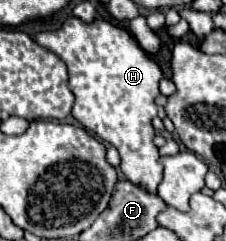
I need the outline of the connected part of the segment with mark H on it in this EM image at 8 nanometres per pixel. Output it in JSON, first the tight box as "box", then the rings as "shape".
{"box":[35,17,163,195],"shape":[[[69,17],[61,29],[43,31],[35,41],[67,63],[69,89],[75,95],[73,117],[101,141],[115,145],[125,177],[155,195],[163,177],[159,151],[153,145],[155,129],[151,125],[151,119],[157,115],[155,97],[159,95],[159,79],[163,77],[159,65],[127,31],[103,19],[83,23],[77,17]]]}

